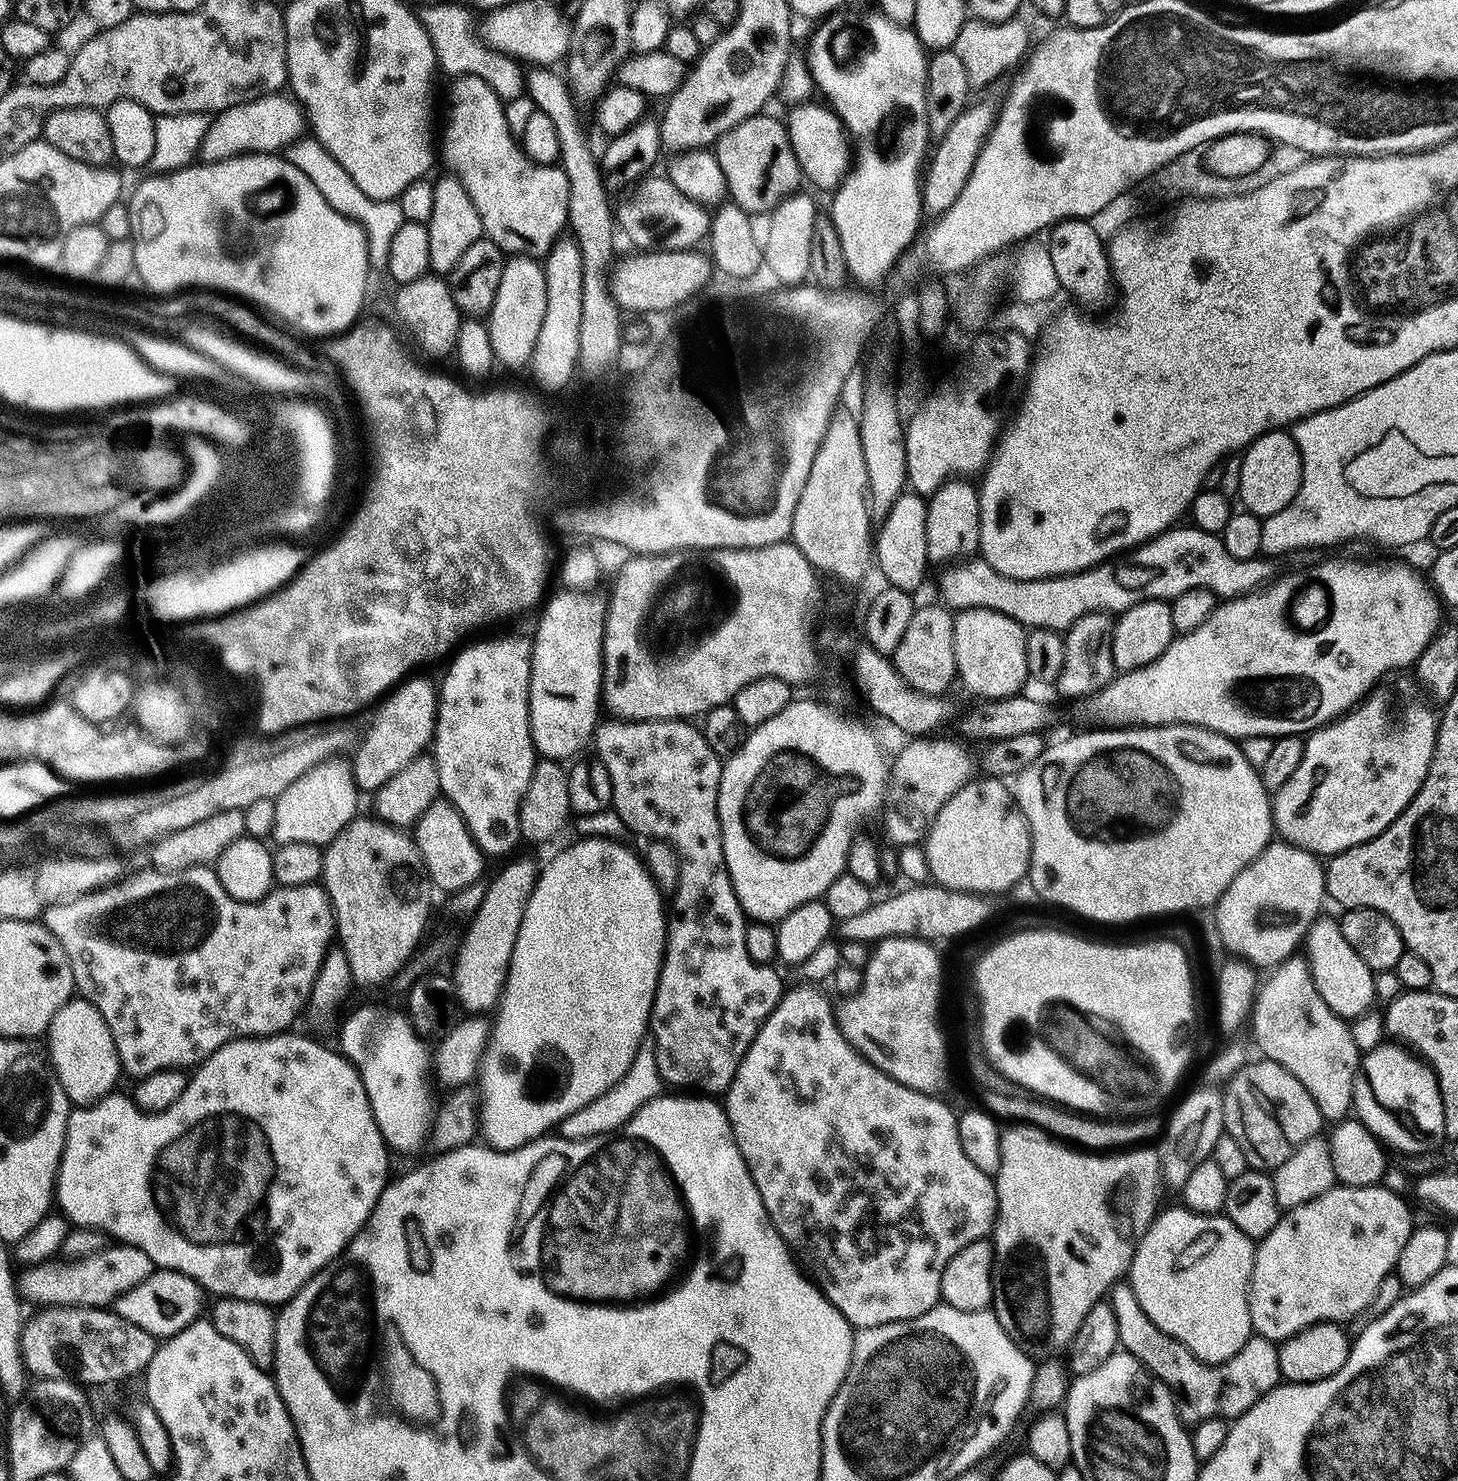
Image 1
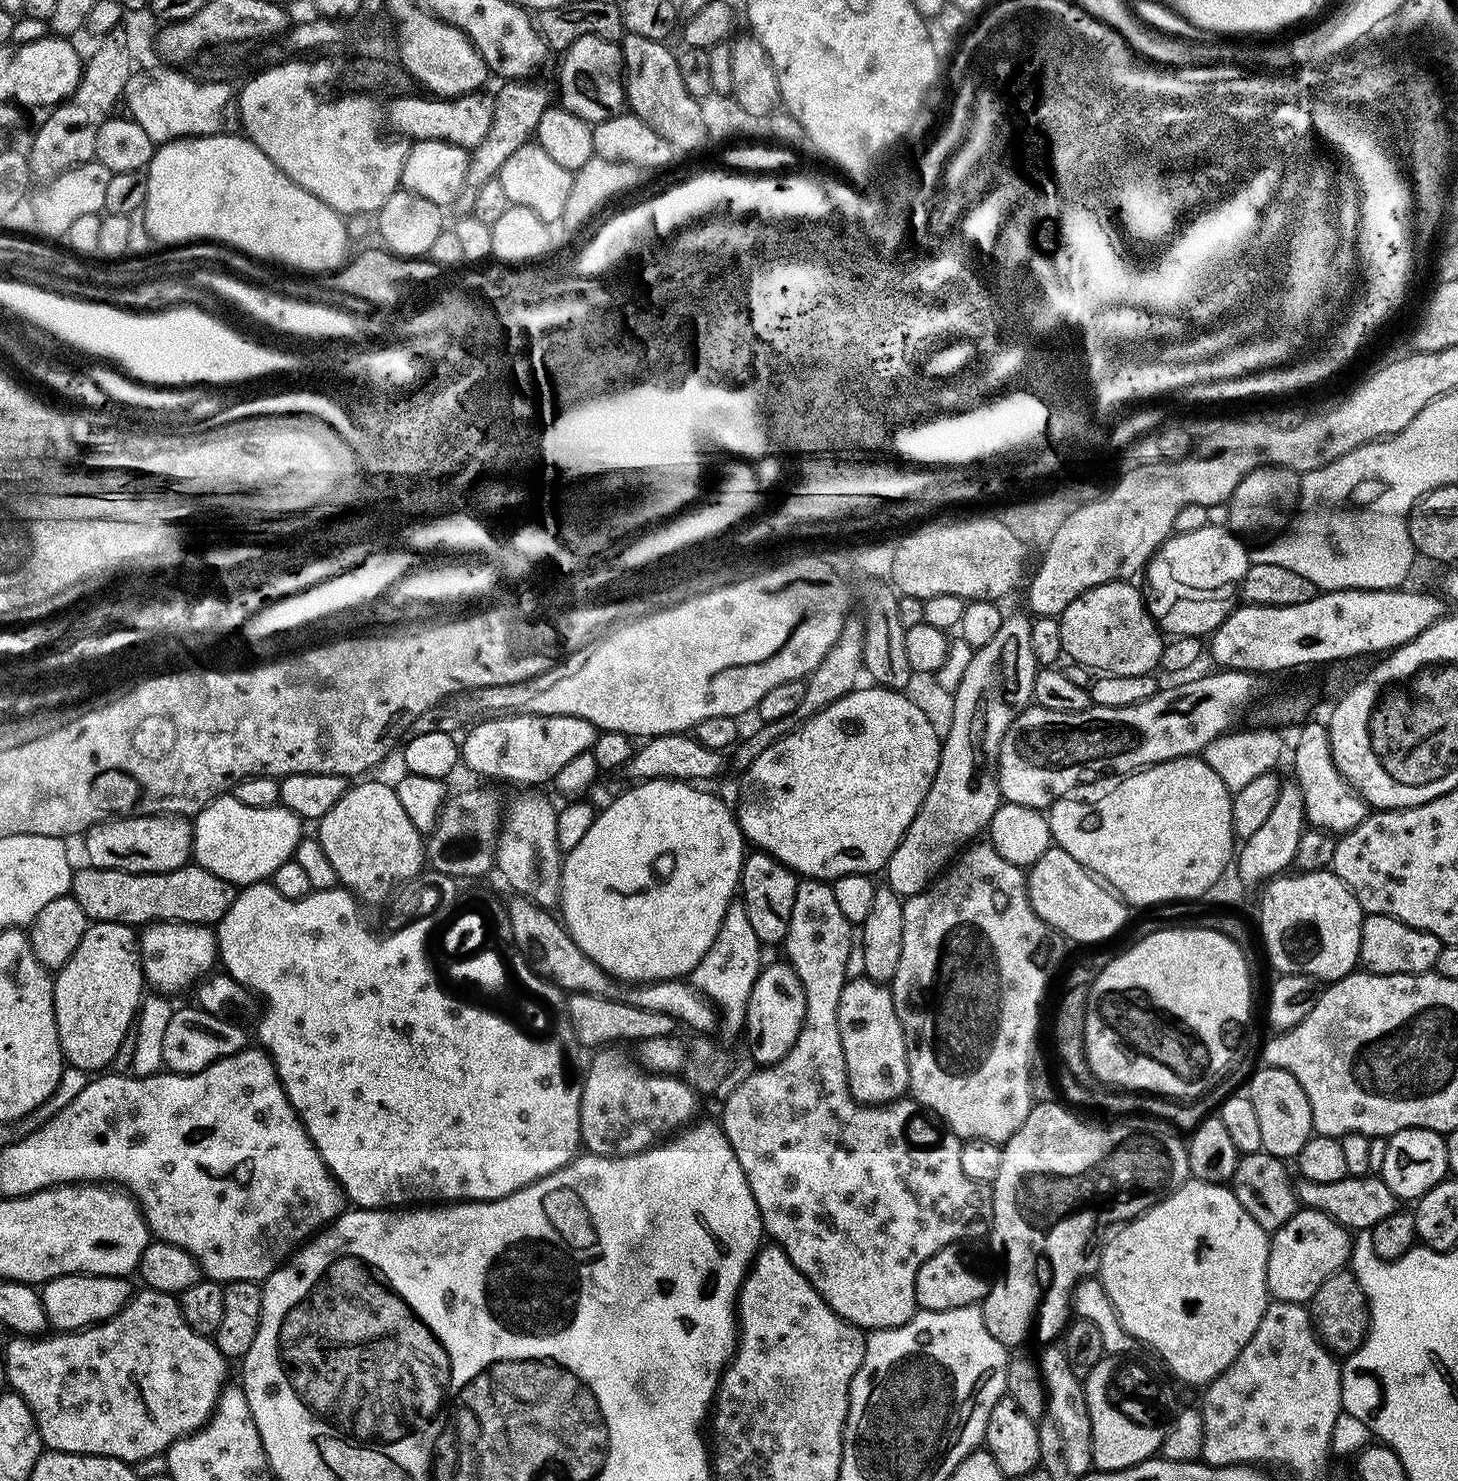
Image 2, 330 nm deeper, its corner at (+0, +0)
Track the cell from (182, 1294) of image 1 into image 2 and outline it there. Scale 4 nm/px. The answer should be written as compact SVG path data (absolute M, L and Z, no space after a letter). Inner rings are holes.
M70 1274L49 1280L39 1289L40 1301L49 1325L57 1333L79 1332L81 1328L93 1328L103 1320L114 1318L134 1295L134 1288L122 1276L85 1276Z

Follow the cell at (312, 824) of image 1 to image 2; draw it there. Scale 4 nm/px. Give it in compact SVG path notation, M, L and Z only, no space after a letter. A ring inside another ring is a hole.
M217 796L197 812L192 824L192 856L218 878L237 886L267 881L286 861L293 859L298 842L302 839L302 821L283 806L251 808L242 806L231 796Z

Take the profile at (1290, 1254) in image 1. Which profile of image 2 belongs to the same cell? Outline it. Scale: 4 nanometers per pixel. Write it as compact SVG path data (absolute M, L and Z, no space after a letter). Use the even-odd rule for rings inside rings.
M1301 1207L1277 1232L1271 1233L1266 1266L1269 1297L1307 1305L1322 1282L1349 1263L1353 1243L1349 1229L1334 1222L1334 1218Z

